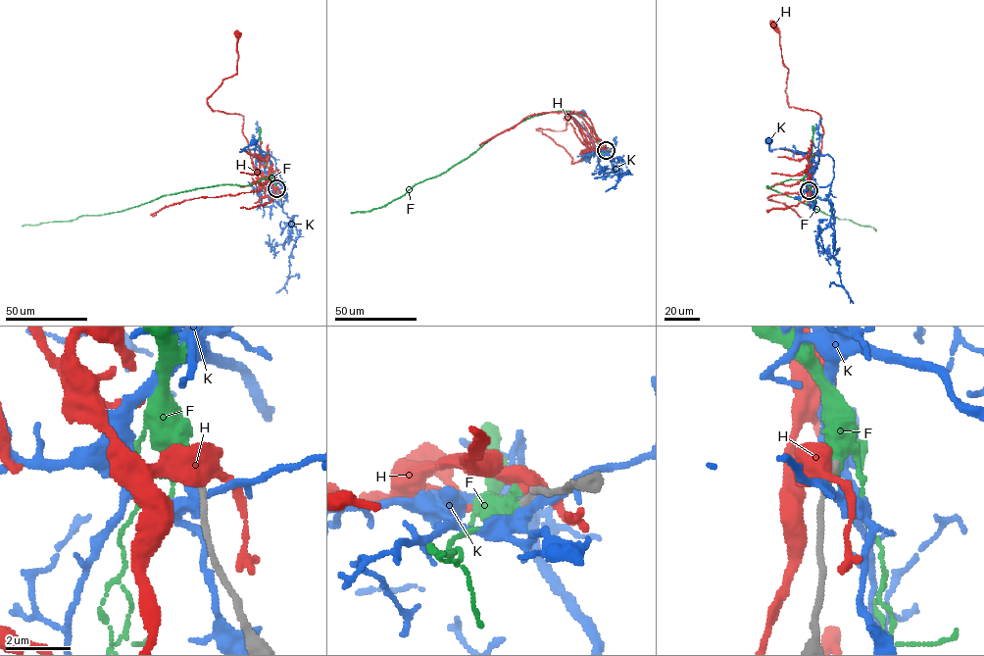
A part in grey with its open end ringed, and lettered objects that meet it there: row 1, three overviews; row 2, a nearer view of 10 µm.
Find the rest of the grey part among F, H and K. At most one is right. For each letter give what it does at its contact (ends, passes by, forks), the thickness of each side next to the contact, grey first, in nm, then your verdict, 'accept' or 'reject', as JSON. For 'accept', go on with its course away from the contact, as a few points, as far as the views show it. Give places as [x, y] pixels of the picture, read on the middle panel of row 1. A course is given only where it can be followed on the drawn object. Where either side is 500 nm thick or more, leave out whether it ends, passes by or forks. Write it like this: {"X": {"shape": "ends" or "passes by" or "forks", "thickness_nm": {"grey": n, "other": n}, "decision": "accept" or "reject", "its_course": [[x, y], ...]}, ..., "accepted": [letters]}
{"F": {"shape": "passes by", "thickness_nm": {"grey": 240, "other": 300}, "decision": "accept", "its_course": [[606, 150], [580, 117], [570, 111], [546, 113], [494, 135], [468, 157], [390, 202], [351, 213]]}, "H": {"thickness_nm": {"grey": 280, "other": 550}, "decision": "reject"}, "K": {"shape": "passes by", "thickness_nm": {"grey": 300, "other": 300}, "decision": "reject"}, "accepted": ["F"]}

